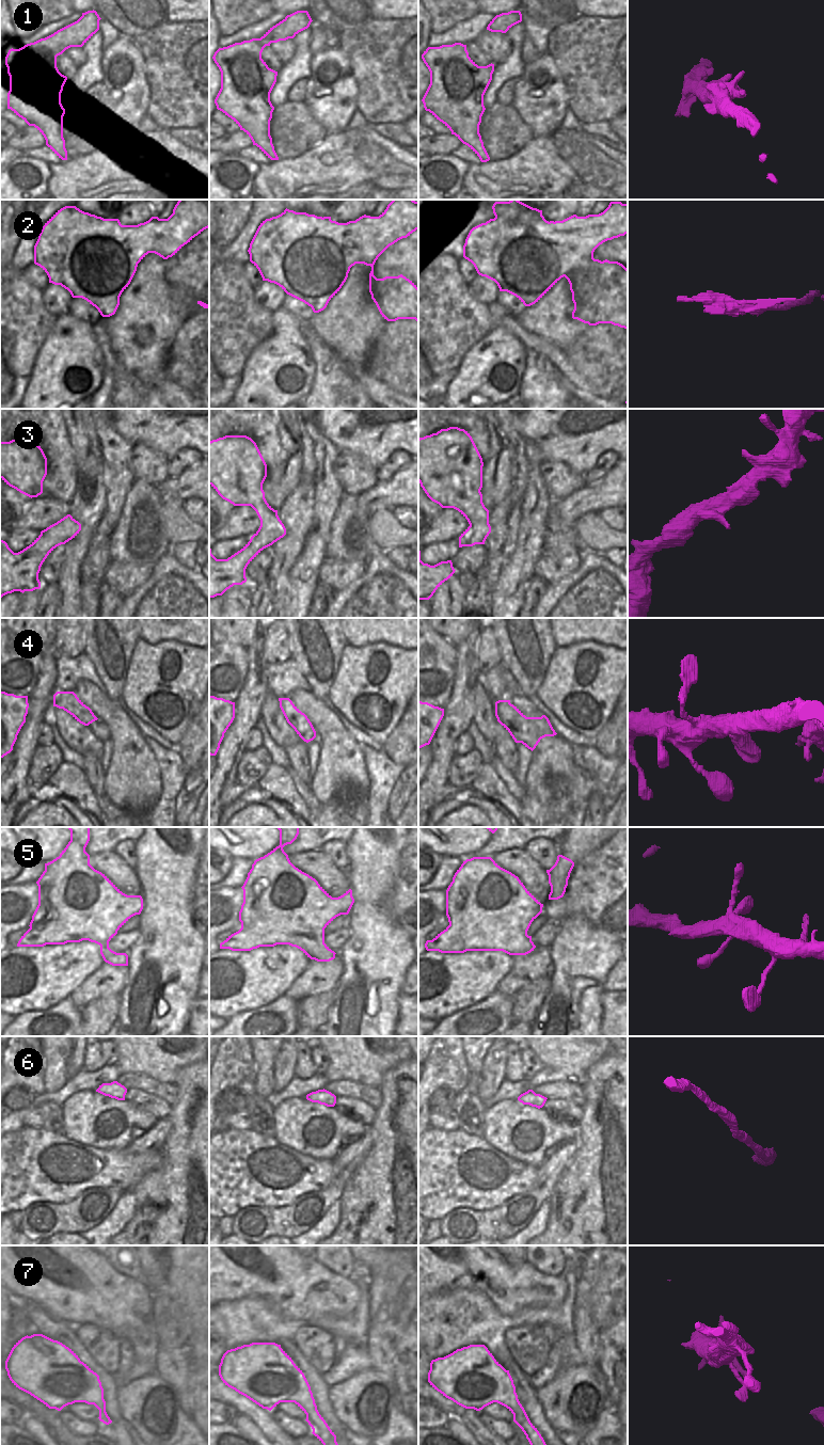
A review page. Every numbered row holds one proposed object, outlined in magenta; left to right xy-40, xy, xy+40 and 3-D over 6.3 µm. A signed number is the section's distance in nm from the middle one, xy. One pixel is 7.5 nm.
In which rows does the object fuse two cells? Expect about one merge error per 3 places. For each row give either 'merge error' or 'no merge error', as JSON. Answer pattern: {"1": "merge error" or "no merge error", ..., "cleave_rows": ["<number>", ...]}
{"1": "no merge error", "2": "merge error", "3": "no merge error", "4": "no merge error", "5": "no merge error", "6": "no merge error", "7": "no merge error", "cleave_rows": ["2"]}

